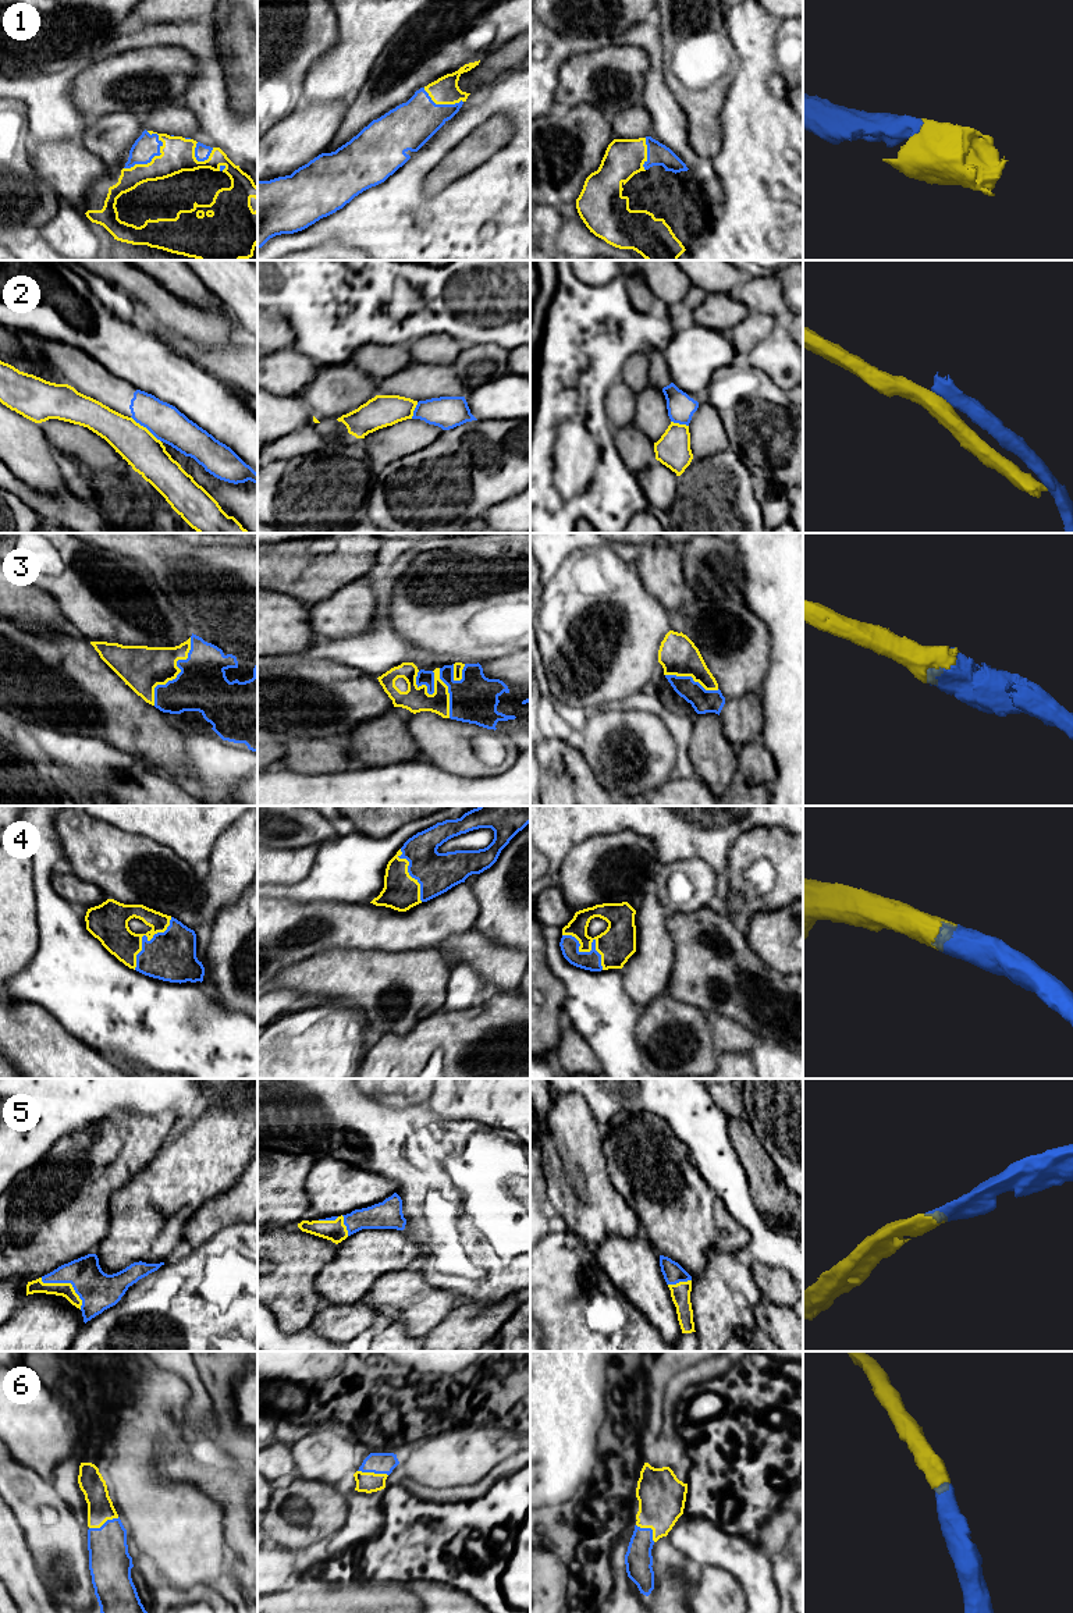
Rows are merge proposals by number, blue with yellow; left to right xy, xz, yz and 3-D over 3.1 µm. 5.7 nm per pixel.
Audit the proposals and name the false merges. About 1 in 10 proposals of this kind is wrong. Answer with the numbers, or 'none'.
2

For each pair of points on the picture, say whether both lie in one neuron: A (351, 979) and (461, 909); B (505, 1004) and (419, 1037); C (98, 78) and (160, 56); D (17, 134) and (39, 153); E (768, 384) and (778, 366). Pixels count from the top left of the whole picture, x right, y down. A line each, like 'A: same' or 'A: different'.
A: different
B: same
C: same
D: different
E: different

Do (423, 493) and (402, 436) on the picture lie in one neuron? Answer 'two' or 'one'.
two

